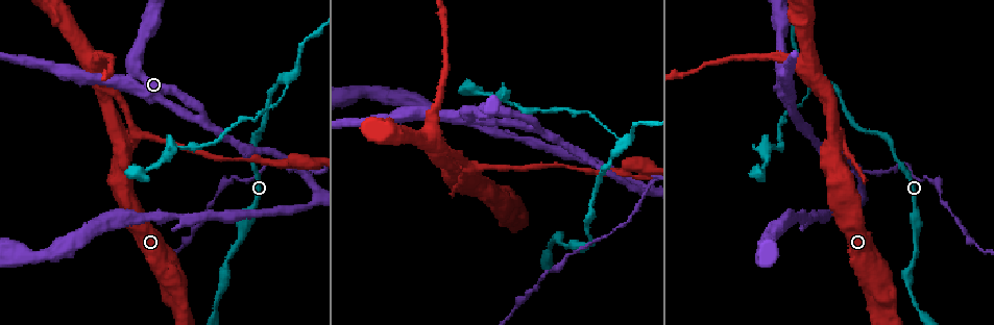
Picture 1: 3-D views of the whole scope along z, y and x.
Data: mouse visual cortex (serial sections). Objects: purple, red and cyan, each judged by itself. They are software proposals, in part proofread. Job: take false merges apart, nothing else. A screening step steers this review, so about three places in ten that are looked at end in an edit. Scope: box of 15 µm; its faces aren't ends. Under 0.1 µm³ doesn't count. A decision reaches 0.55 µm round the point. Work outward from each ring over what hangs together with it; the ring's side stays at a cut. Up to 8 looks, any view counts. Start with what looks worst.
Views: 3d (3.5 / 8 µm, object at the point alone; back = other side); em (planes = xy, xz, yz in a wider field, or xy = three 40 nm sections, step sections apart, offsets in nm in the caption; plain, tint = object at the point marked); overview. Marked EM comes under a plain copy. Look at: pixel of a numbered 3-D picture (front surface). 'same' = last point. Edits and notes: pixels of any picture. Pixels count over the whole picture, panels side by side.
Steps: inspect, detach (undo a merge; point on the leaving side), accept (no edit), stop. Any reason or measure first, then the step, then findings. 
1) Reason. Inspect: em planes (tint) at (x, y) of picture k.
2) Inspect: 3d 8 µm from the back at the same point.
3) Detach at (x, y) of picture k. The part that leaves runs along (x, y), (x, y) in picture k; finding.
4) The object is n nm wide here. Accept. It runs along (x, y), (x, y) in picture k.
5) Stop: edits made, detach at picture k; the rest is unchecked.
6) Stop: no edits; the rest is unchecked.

Four or more arms meet. Inspect: 3d 3.5 µm at (308, 178) of picture 1.

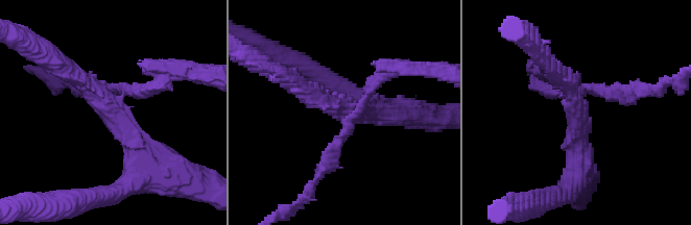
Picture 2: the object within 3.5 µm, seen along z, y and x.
4 arms meet here; the arms are 200, 200, 300, 350 nm wide. Inspect: em planes (tint) at (110, 107) of picture 2.

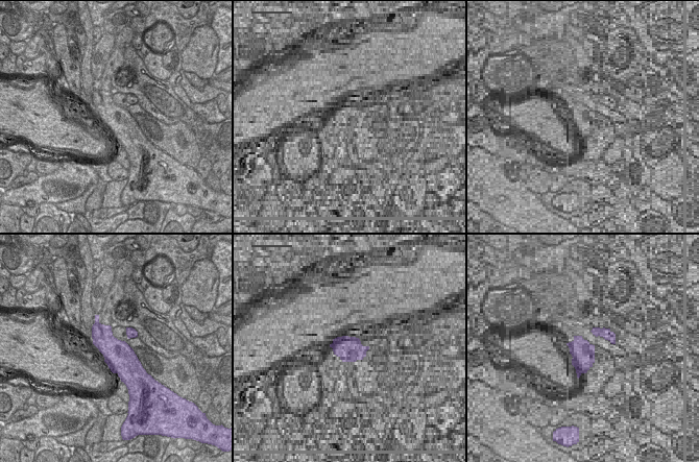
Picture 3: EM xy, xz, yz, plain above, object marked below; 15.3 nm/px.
Detach at (380, 77) of picture 2. The part that leaves runs along (357, 109), (309, 190) in picture 2; two cells meet here.

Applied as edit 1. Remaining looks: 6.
Three arms meet. Inspect: 3d 8 µm at (621, 146) of picture 1.

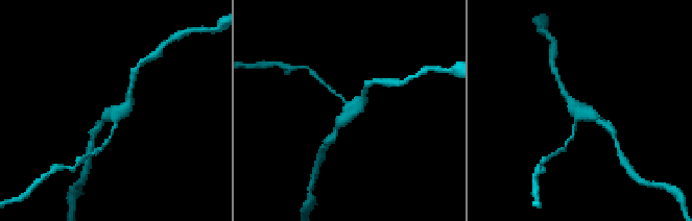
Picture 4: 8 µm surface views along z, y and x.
Inspect: em xy step 2 (tint) at (348, 109) of picture 4.

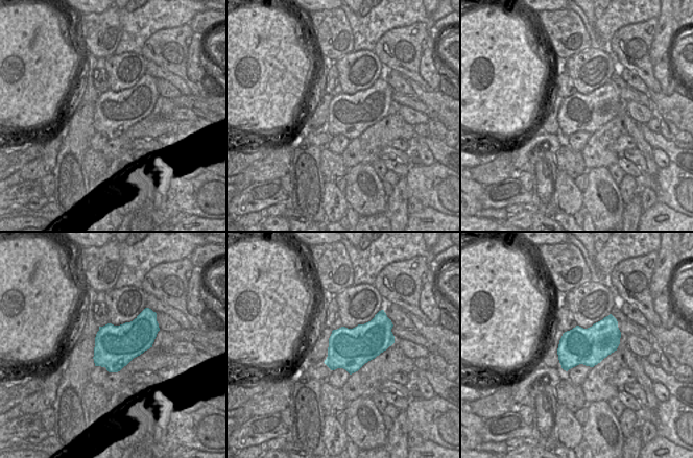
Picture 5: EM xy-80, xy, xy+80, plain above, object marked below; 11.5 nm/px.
3 arms meet here. Accept. It runs along (604, 124), (580, 113), (571, 138) in picture 4; continuous, no second cell.

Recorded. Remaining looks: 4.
A narrow waist. Inspect: 3d 3.5 µm at (780, 129) of picture 1.

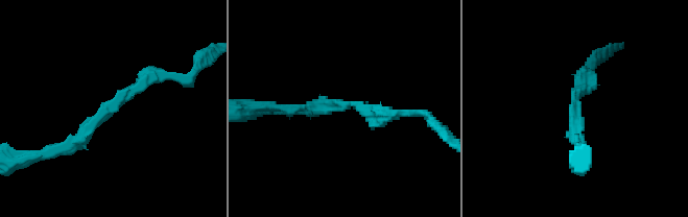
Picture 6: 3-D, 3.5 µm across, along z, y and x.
The arms are 150, 200 nm wide; need the tissue. Inspect: em xy step 3 (tint) at (351, 103) of picture 6.

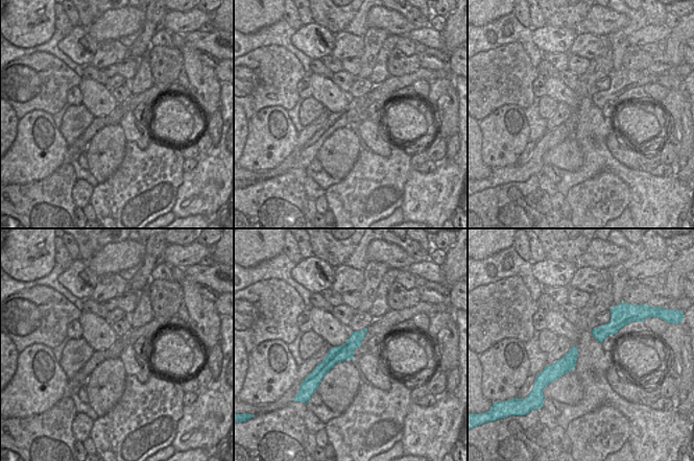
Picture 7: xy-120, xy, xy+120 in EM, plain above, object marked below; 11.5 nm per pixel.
The object is 190 nm wide here. Accept. It runs along (361, 333), (340, 354), (315, 372) in picture 7; all the same cell.

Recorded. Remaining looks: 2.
Stop: edits made, detach at picture 2; the rest is unchecked.

